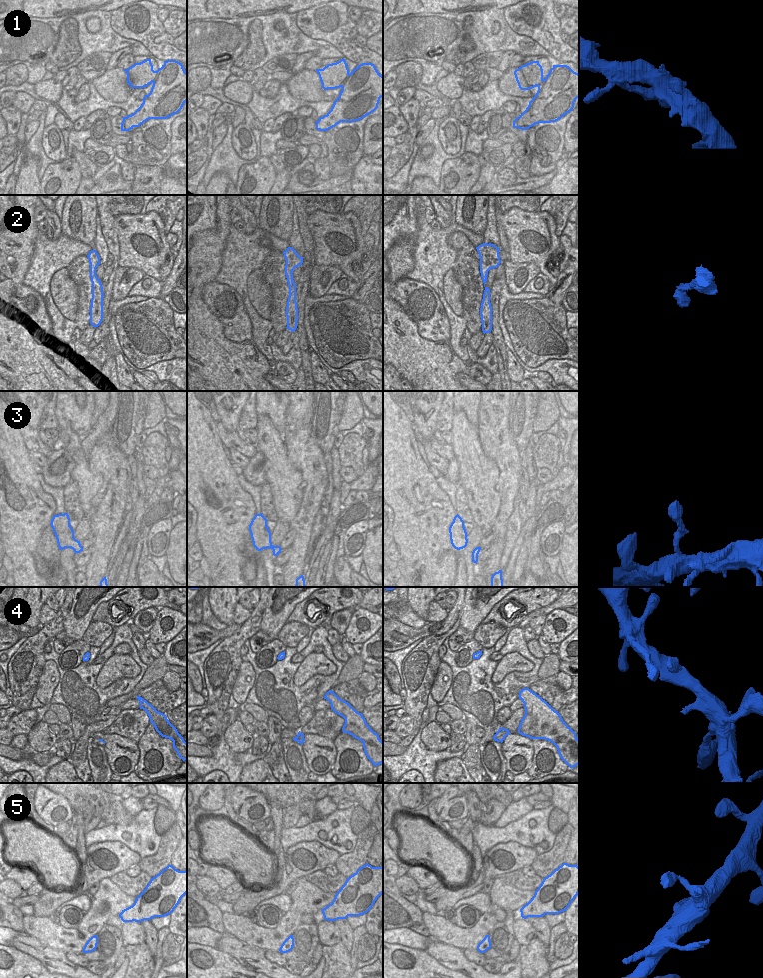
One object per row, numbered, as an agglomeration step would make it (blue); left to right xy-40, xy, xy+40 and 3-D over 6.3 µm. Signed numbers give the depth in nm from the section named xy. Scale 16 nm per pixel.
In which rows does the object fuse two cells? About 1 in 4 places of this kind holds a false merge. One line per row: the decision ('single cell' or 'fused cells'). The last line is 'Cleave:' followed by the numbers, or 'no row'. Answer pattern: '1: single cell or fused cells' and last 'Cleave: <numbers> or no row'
1: single cell
2: single cell
3: single cell
4: single cell
5: single cell
Cleave: no row

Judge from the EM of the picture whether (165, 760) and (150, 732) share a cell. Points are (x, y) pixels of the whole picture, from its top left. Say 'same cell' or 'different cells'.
same cell

